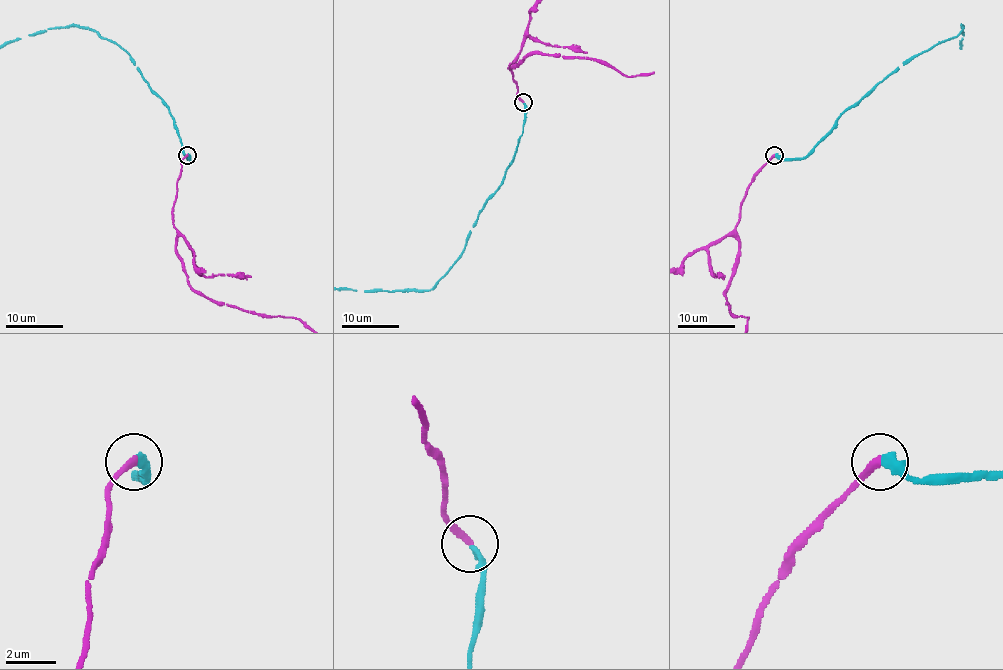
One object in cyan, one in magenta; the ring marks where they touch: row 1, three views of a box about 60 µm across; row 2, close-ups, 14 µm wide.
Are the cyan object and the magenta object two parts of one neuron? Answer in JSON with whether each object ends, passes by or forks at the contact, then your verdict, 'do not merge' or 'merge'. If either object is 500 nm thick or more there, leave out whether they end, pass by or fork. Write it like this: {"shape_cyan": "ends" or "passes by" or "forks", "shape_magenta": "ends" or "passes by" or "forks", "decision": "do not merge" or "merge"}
{"shape_cyan": "ends", "shape_magenta": "ends", "decision": "merge"}

